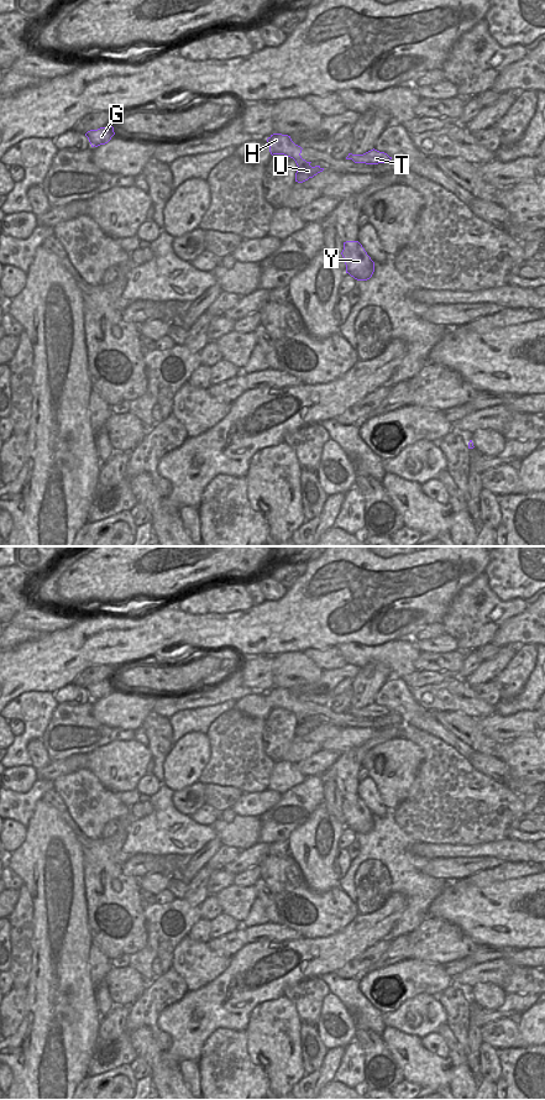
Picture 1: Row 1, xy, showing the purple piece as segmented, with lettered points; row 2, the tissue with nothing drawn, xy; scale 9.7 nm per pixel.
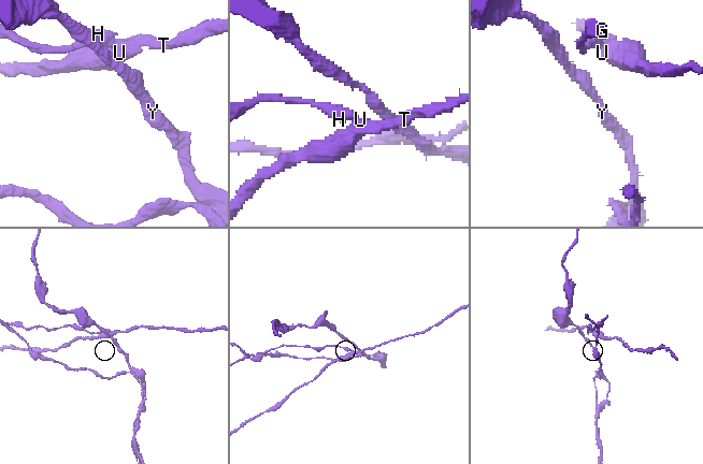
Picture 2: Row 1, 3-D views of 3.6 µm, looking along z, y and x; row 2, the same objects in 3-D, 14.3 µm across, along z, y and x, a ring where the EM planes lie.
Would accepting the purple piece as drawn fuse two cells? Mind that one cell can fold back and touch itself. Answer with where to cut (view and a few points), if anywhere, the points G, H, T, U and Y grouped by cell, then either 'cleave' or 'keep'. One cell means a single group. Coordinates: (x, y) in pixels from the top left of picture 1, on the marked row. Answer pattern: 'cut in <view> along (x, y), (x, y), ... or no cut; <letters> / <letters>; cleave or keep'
cut in xy along (307, 162), (298, 167); G H Y / T U; cleave

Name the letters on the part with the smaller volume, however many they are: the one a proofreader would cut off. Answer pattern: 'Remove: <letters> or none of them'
Remove: T, U

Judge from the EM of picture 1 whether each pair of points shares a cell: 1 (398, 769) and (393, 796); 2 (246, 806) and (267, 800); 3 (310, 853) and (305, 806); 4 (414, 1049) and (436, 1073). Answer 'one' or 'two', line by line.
1: one
2: one
3: two
4: one

